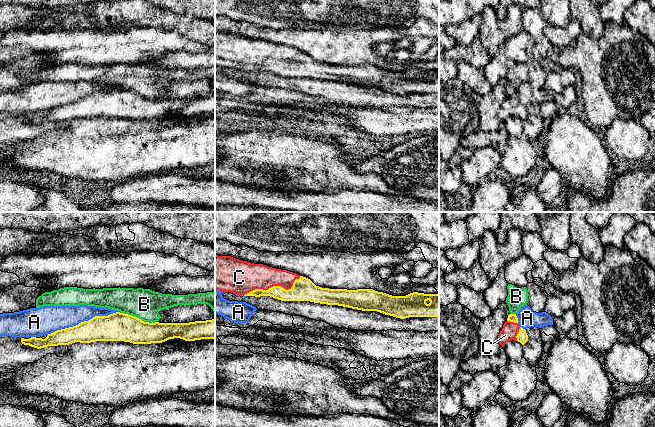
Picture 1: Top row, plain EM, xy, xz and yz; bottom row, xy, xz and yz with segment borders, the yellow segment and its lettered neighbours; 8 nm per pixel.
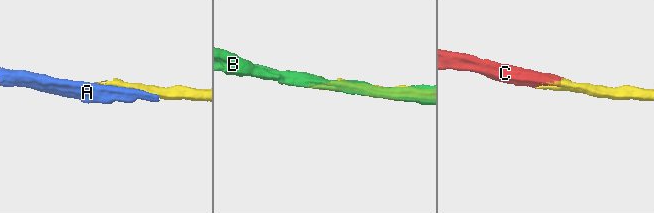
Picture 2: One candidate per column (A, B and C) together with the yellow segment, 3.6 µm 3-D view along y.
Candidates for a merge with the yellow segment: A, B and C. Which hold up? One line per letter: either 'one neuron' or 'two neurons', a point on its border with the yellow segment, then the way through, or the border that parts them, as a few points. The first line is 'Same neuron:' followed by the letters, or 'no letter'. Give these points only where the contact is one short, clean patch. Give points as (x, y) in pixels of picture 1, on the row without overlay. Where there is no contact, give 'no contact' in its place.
Same neuron: C
A: two neurons; meets yellow in xy at (84, 97)
B: two neurons; meets yellow in xy at (138, 94)
C: one neuron; meets yellow in xz at (273, 62)

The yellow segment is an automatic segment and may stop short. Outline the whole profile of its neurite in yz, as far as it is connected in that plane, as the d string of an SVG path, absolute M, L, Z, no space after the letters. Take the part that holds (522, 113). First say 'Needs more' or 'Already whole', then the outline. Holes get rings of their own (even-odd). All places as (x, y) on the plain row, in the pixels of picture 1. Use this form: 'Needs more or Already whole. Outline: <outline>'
Needs more. Outline: M516 90L508 91L507 97L498 111L498 117L502 123L511 116L518 117L522 121L528 117L526 106L519 101Z

